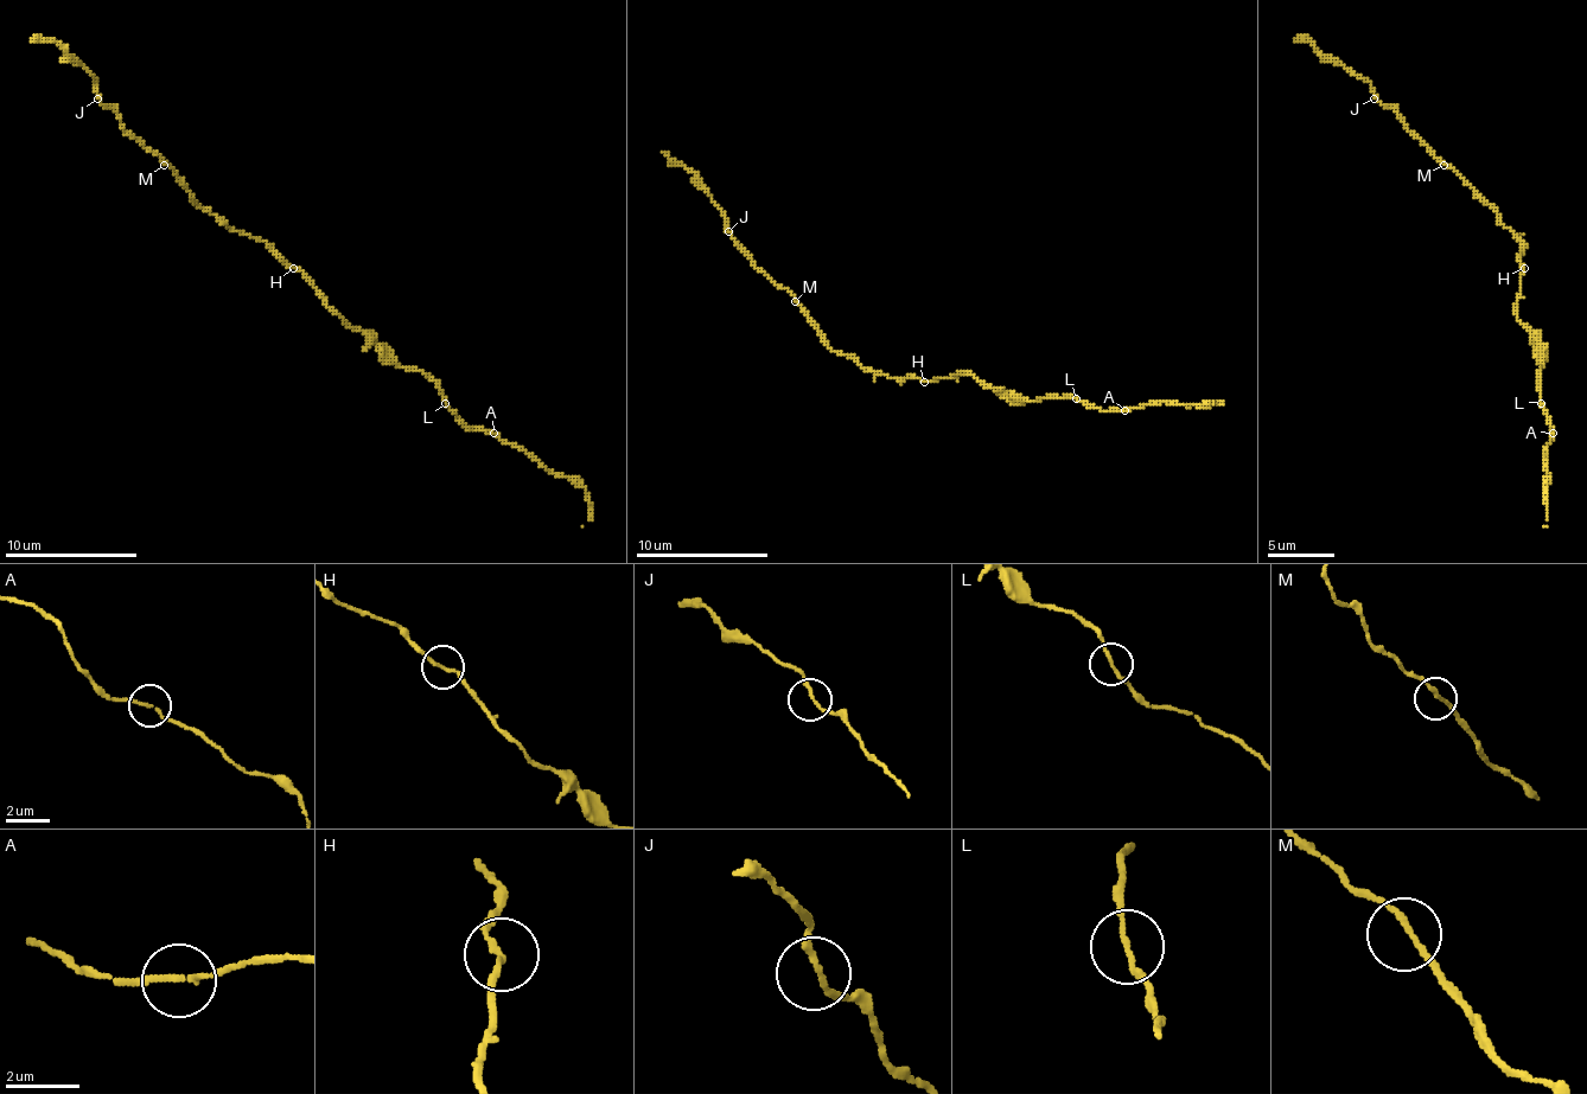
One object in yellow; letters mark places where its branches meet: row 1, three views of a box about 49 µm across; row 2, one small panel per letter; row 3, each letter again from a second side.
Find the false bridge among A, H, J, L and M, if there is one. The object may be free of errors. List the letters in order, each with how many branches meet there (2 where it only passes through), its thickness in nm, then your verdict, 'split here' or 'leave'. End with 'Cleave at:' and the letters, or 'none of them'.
A: 2 | 140 nm | leave
H: 2 | 160 nm | leave
J: 2 | 150 nm | leave
L: 2 | 140 nm | leave
M: 2 | 160 nm | leave
Cleave at: none of them

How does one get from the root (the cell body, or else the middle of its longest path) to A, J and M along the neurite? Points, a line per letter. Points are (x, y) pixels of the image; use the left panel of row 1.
A: (290, 268), (297, 268), (330, 307), (354, 327), (367, 331), (403, 368), (422, 370), (470, 427), (492, 434)
J: (290, 268), (263, 241), (230, 231), (203, 211), (186, 185), (97, 98)
M: (290, 268), (263, 241), (230, 231), (214, 215), (203, 211), (186, 185), (164, 165)

